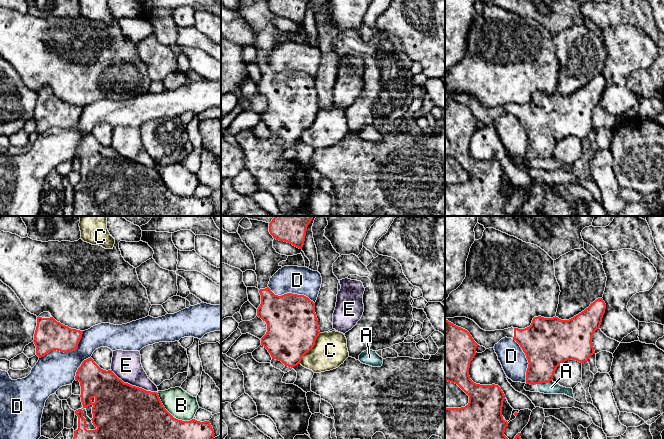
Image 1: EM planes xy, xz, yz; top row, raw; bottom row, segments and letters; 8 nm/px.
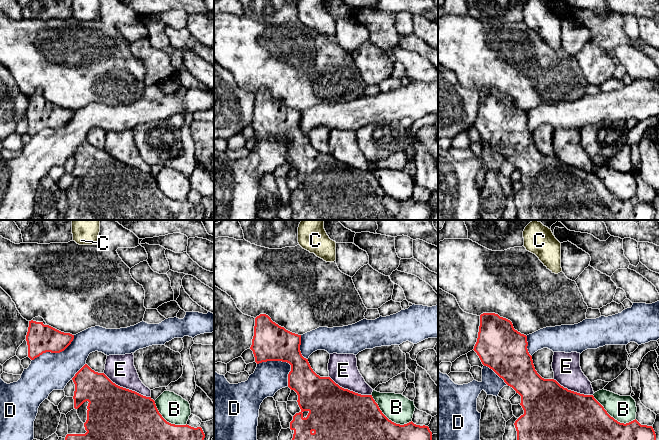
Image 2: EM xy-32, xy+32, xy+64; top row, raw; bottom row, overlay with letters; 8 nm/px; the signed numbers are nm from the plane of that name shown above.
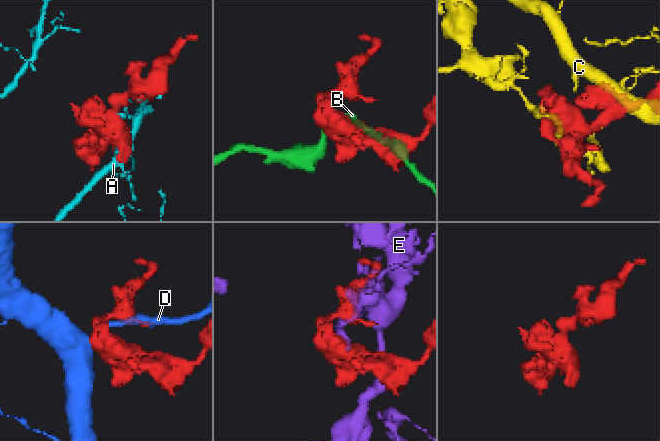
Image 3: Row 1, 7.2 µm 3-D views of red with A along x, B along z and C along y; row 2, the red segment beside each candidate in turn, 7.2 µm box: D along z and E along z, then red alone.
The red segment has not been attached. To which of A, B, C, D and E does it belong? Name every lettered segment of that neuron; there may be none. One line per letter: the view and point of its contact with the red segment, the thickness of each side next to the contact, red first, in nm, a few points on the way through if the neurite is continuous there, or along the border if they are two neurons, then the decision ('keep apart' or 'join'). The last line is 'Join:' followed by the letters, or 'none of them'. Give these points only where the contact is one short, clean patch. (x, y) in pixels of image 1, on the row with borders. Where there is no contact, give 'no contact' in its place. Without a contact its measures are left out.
A: yz (544, 382) | 320/100 nm | keep apart
B: xy (170, 414) | 400/220 nm | keep apart
C: xz (311, 348) | 420/280 nm | keep apart
D: xy (66, 352) | 240/280 nm | keep apart
E: xy (133, 386) | 440/240 nm | keep apart
Join: none of them

